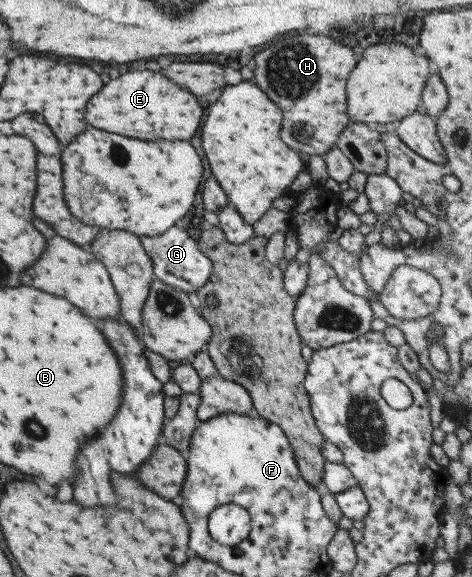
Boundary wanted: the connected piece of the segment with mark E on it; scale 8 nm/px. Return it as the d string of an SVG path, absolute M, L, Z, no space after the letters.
M152 70L128 72L110 80L86 104L86 120L90 126L142 140L190 140L202 122L200 118L202 108L194 96Z

